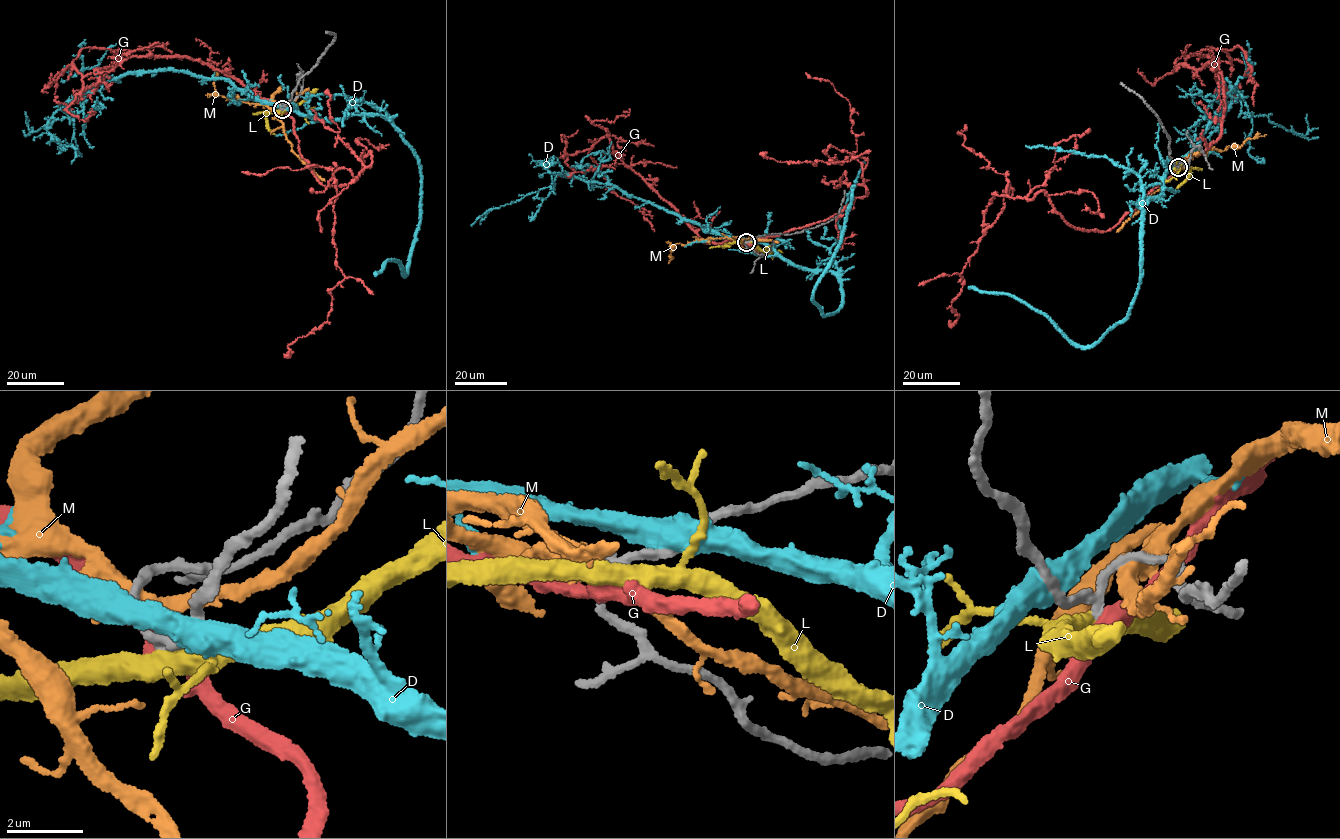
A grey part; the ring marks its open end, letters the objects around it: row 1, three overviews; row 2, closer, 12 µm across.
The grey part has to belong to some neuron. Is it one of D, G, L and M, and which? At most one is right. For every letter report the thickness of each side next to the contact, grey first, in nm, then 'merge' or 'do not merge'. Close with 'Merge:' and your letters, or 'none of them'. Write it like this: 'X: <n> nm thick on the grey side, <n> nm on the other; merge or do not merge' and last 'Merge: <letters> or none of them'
D: 240 nm thick on the grey side, 600 nm on the other; do not merge
G: 240 nm thick on the grey side, 500 nm on the other; merge
L: 240 nm thick on the grey side, 480 nm on the other; do not merge
M: 200 nm thick on the grey side, 500 nm on the other; do not merge
Merge: G

